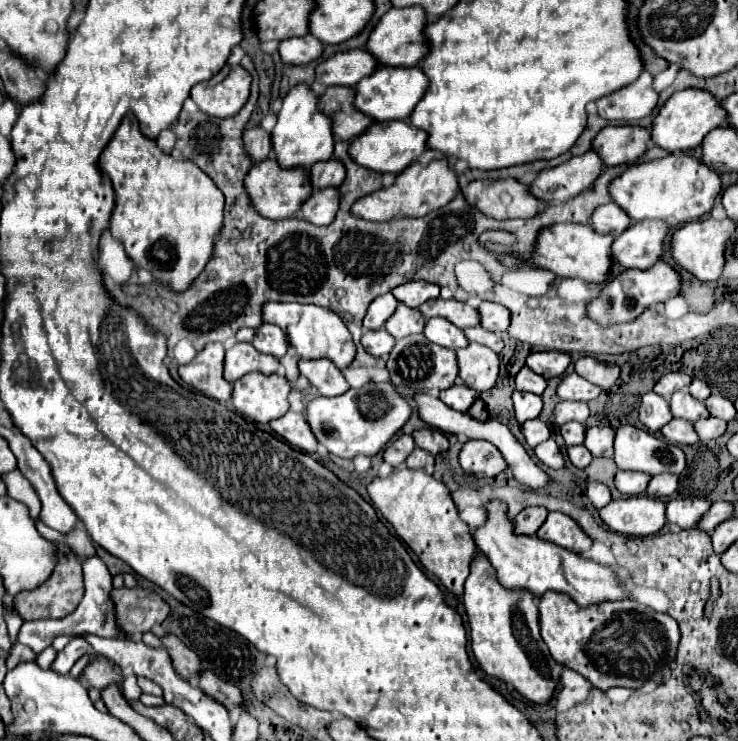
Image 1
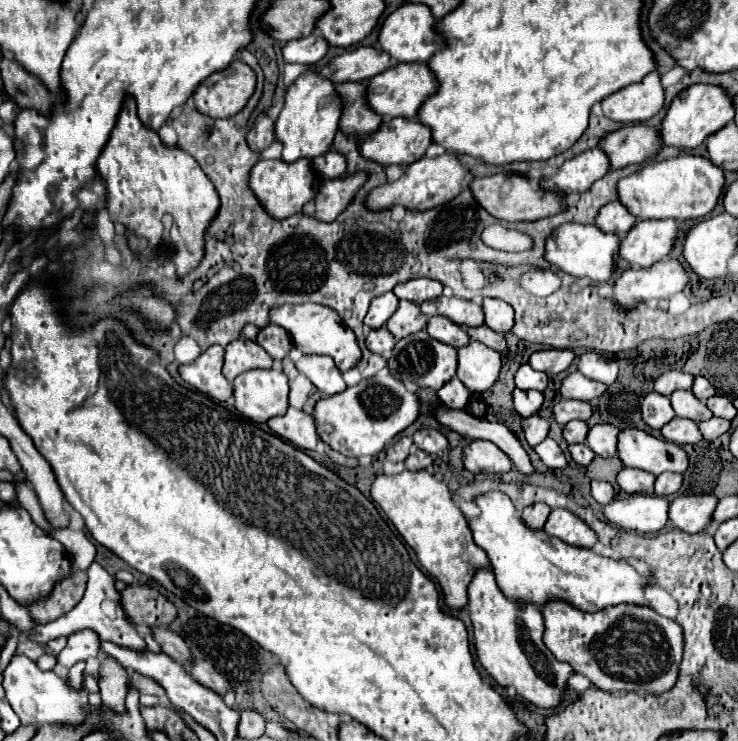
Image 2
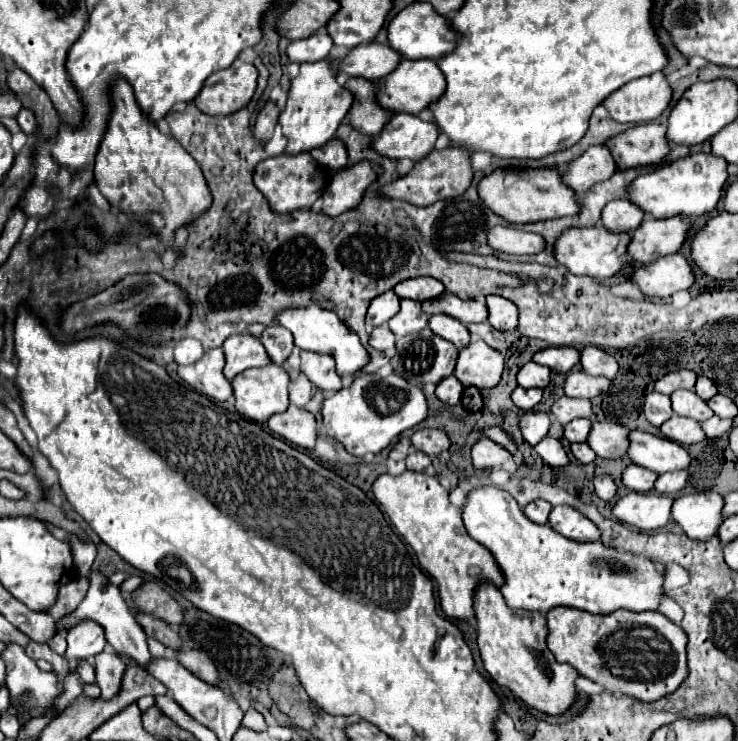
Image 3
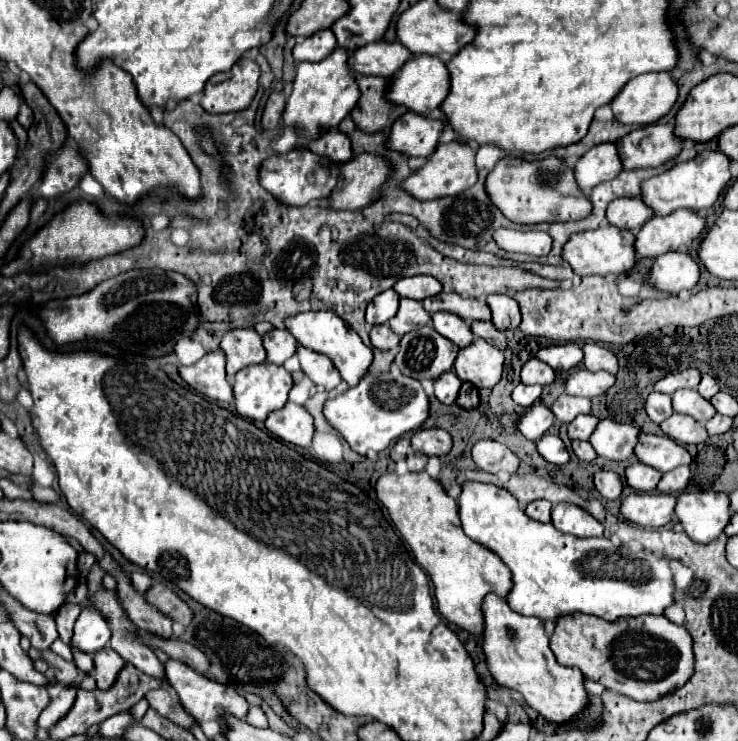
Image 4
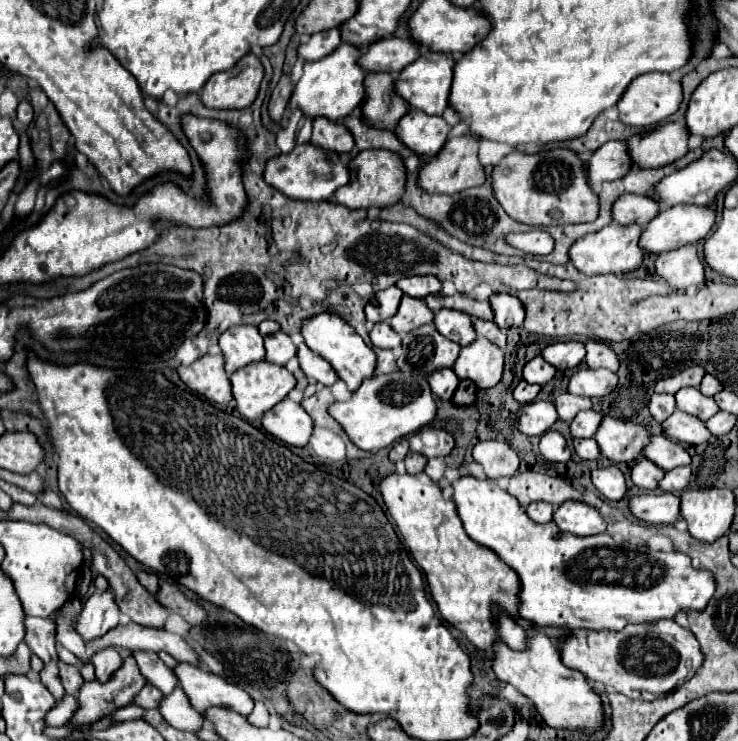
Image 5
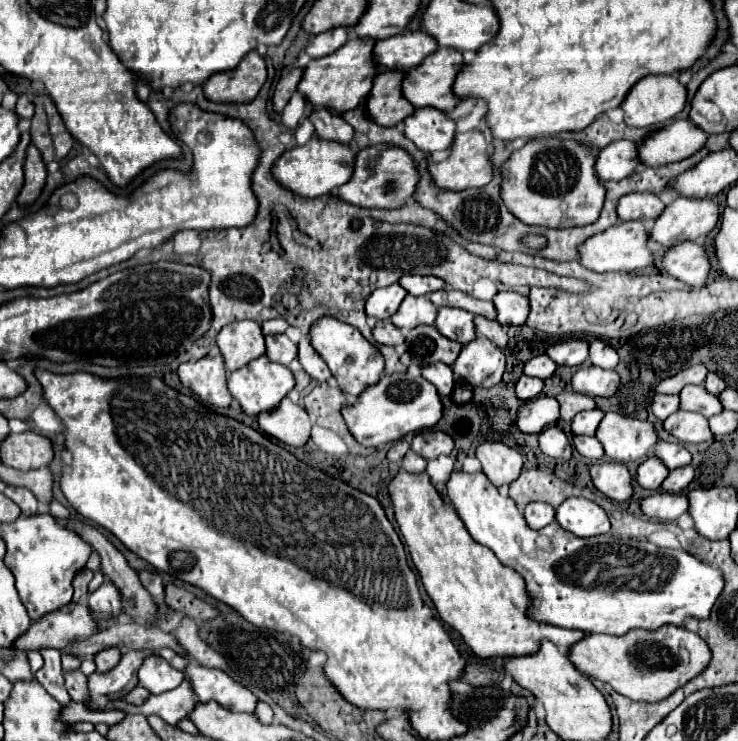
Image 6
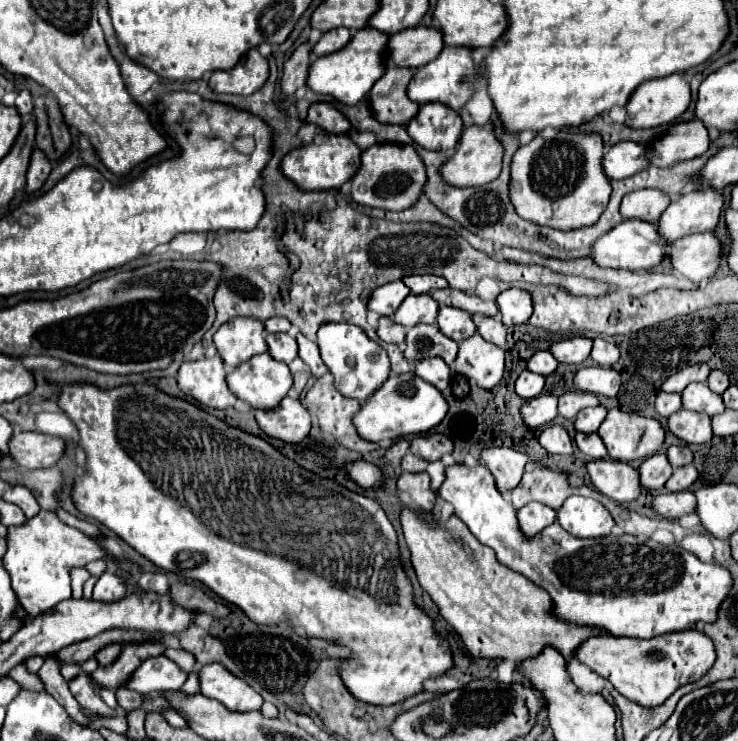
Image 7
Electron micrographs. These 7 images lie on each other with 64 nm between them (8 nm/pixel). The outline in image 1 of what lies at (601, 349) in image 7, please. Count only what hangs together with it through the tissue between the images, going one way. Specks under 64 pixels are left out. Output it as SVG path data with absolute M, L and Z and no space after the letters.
M582 356L578 362L576 362L576 372L580 376L584 376L586 380L590 380L592 384L600 386L602 390L610 388L618 374L620 374L620 368L616 364L608 364L608 362L602 362L598 360L596 356Z

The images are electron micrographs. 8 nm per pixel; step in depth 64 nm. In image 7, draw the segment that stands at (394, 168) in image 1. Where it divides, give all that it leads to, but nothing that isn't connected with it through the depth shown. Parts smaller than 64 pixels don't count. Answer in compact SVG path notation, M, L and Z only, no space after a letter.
M428 102L420 106L420 112L408 122L408 134L414 142L428 150L456 148L464 132L460 114L440 102Z

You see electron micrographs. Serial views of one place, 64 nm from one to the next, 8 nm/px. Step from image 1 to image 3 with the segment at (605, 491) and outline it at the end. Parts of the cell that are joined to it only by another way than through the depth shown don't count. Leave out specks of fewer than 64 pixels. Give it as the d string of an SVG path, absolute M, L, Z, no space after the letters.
M608 474L596 476L596 478L594 478L594 488L596 488L596 494L600 496L600 500L604 500L604 502L610 502L610 500L616 496L616 492L618 492L616 482L614 482L612 476L608 476Z

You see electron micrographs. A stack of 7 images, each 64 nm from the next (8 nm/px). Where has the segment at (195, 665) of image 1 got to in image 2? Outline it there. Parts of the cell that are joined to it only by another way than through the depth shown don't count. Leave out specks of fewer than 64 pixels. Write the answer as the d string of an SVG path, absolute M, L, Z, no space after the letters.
M154 626L150 630L152 630L154 640L162 646L162 652L166 652L170 658L180 662L182 666L186 666L192 660L192 652L188 650L186 642L176 632L172 632L166 626Z

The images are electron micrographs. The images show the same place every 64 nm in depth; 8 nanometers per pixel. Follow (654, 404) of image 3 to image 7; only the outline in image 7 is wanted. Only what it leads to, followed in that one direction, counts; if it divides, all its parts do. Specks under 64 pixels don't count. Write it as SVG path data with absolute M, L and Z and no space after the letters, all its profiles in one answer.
M660 392L656 398L656 412L660 416L670 416L674 412L678 412L682 408L682 396L680 394L668 394L668 392Z

